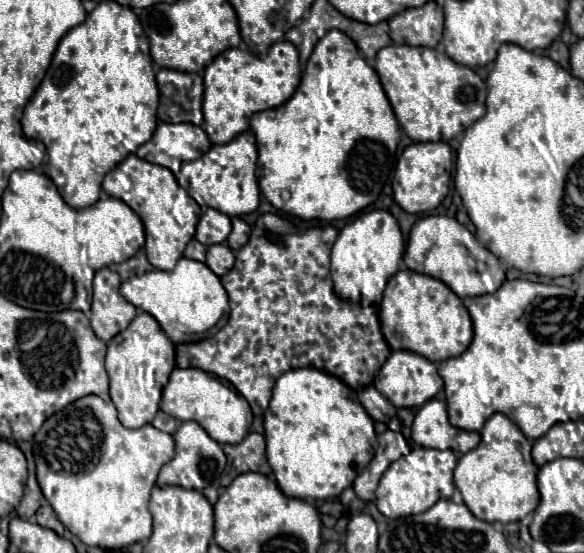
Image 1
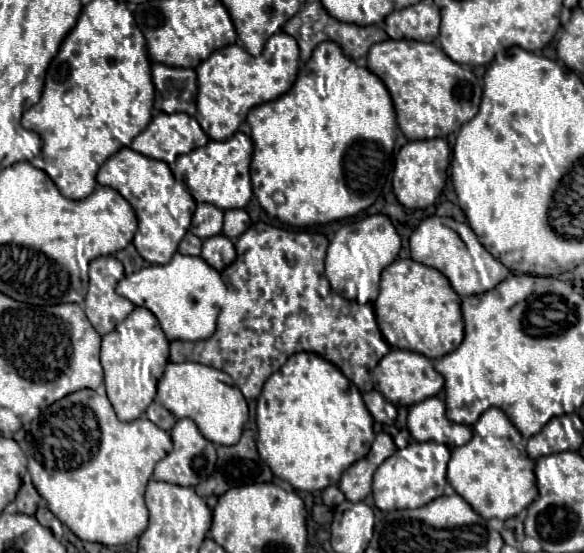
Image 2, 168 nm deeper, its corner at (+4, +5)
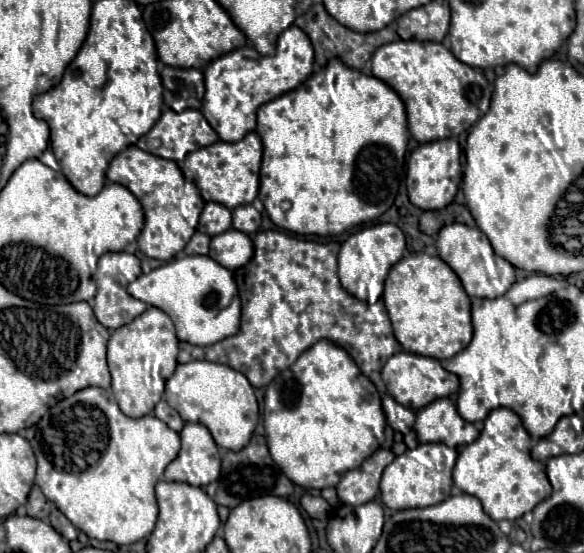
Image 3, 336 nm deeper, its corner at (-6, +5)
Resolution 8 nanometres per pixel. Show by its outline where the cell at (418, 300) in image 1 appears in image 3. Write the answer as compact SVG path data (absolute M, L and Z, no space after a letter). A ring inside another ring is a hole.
M425 252L403 256L385 280L383 300L395 338L407 352L447 360L471 342L471 300L459 276L439 256L429 256Z

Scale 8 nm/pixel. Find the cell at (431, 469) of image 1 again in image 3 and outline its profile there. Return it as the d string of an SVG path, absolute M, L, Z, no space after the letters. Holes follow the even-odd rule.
M419 443L417 448L397 456L381 476L379 492L382 503L391 510L425 508L443 502L451 494L451 470L457 460L457 450L441 443Z

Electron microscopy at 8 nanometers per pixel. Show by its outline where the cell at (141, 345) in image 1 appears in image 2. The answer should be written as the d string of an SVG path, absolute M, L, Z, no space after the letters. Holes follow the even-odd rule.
M135 308L117 328L103 336L101 342L101 366L105 372L107 396L123 422L143 416L153 402L157 382L163 376L163 368L169 362L169 340L165 338L157 318L147 308Z

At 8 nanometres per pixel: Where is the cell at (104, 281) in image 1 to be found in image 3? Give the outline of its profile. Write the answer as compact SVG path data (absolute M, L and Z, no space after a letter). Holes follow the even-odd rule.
M107 252L99 258L97 264L97 272L95 272L95 282L97 282L97 294L95 294L95 316L97 320L109 328L121 328L123 324L127 324L129 320L133 320L135 316L143 314L147 310L147 304L141 300L135 300L127 294L127 284L133 282L137 276L141 274L141 262L135 254L129 252Z

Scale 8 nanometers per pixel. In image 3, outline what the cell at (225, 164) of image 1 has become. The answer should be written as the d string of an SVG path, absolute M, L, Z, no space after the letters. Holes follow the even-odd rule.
M249 132L239 142L215 142L211 146L191 152L183 162L183 174L187 180L193 180L201 190L206 202L219 202L229 210L251 204L257 198L259 190L259 168L261 168L263 144L255 132Z

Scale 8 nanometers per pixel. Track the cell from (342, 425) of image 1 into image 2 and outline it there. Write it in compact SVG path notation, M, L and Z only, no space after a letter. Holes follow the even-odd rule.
M299 352L293 354L279 372L275 372L263 386L257 399L256 423L258 432L256 446L265 464L273 470L279 480L289 482L295 490L323 490L337 484L341 474L357 460L365 458L375 439L374 420L367 412L361 392L349 382L339 368L317 354Z

